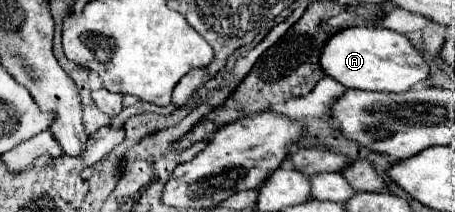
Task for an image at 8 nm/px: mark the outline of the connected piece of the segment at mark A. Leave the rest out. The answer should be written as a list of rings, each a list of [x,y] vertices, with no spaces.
[[[349,27],[329,37],[321,51],[321,69],[347,89],[403,93],[429,77],[429,65],[401,33],[381,27]]]

